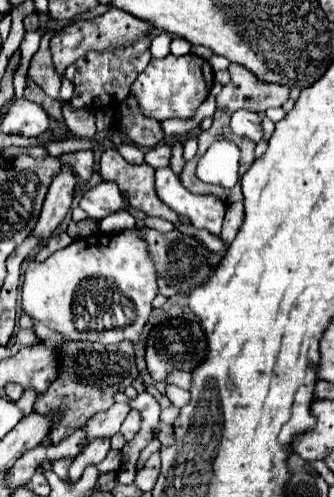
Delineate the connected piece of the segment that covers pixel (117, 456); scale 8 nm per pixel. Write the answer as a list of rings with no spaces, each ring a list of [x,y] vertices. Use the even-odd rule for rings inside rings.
[[[112,450],[108,452],[108,456],[96,466],[100,474],[108,474],[108,472],[118,472],[122,466],[122,452],[120,450]]]

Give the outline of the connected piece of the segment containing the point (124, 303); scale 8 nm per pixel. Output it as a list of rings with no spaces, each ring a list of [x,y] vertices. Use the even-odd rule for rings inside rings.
[[[138,230],[94,234],[74,240],[44,262],[30,260],[22,284],[22,312],[34,320],[32,330],[46,346],[70,340],[102,342],[104,346],[122,340],[138,344],[156,294],[158,274]],[[74,294],[78,294],[78,312],[72,314]]]

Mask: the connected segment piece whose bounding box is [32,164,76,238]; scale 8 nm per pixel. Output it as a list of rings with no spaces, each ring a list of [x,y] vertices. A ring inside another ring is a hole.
[[[64,164],[60,168],[60,174],[56,174],[56,178],[50,184],[50,190],[48,190],[44,206],[42,206],[40,220],[32,232],[34,236],[48,238],[60,226],[60,222],[64,220],[64,216],[70,210],[70,204],[74,198],[74,186],[76,186],[74,168]]]

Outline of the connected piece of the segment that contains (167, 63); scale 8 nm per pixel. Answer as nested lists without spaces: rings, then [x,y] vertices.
[[[168,54],[160,60],[152,58],[146,70],[134,80],[132,94],[136,96],[140,108],[144,108],[144,116],[156,118],[158,122],[168,118],[192,118],[196,108],[206,100],[210,94],[210,88],[214,84],[214,70],[208,60],[186,54],[186,56],[174,56]]]

